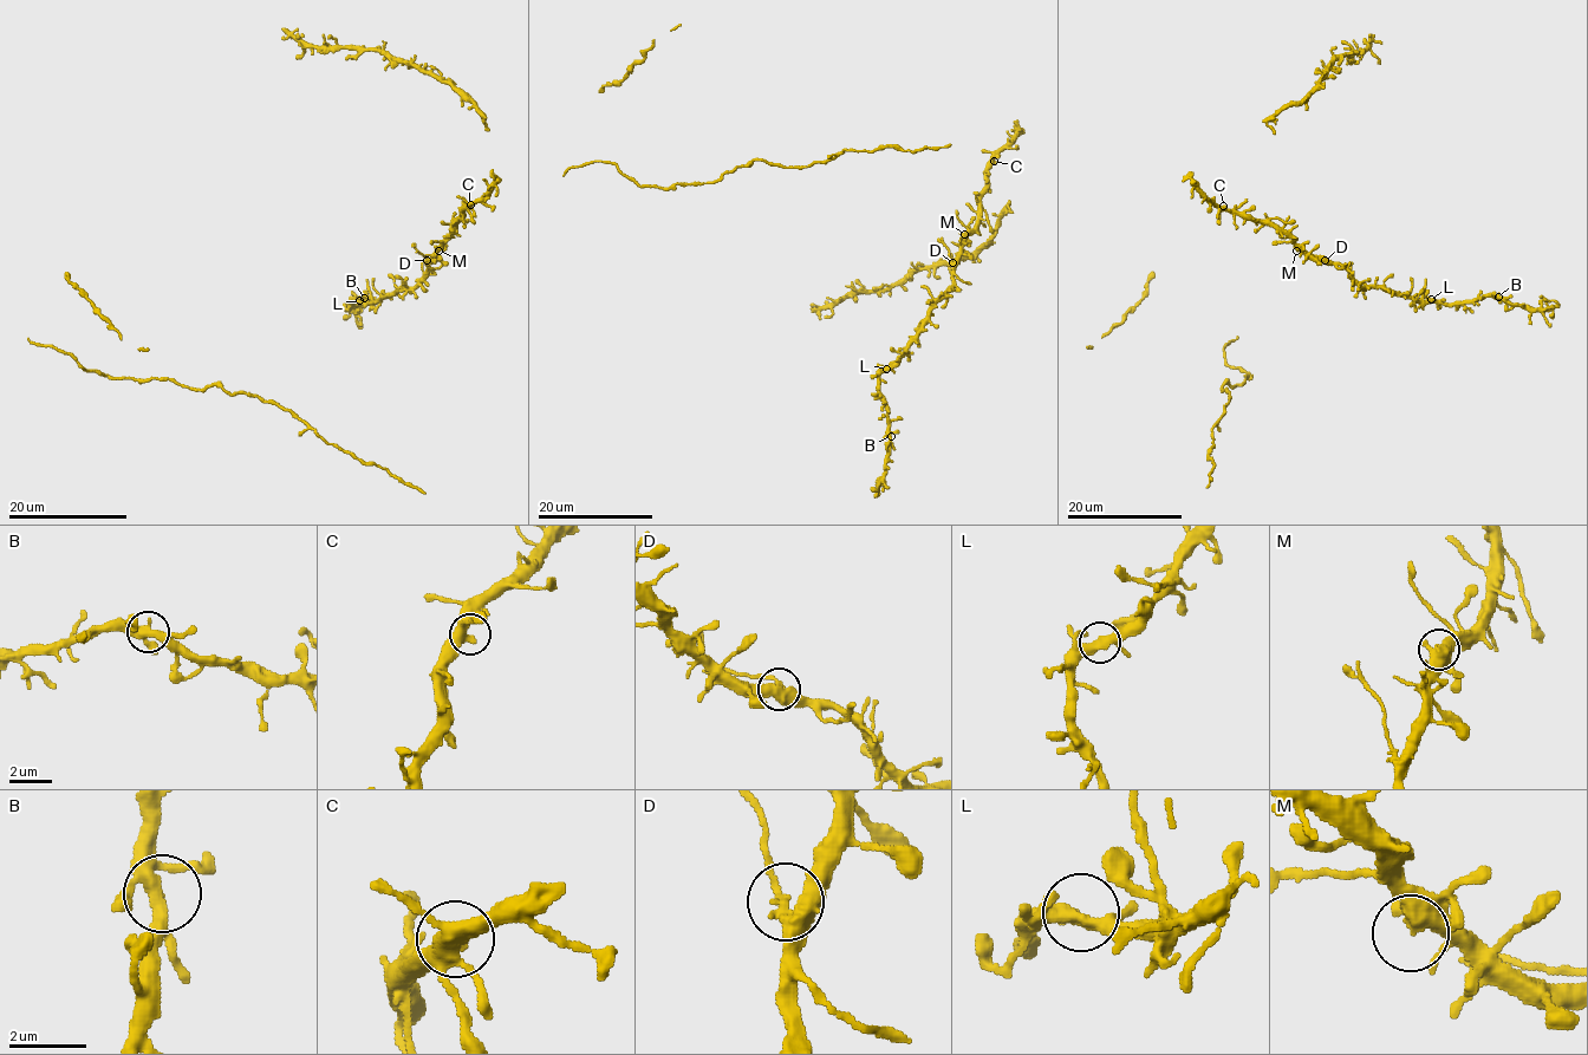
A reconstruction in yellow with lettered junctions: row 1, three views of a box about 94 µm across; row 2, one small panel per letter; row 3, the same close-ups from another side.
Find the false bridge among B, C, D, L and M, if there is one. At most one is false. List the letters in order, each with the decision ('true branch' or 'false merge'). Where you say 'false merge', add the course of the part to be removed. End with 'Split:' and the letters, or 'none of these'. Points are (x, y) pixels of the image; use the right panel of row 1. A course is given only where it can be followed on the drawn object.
B: true branch
C: true branch
D: false merge; course (1326, 259), (1309, 255), (1301, 243)
L: true branch
M: true branch
Split: D

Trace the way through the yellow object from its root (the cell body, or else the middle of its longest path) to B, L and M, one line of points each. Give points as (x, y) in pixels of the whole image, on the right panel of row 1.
B: (1348, 278), (1360, 285), (1385, 286), (1438, 304), (1498, 297)
L: (1348, 278), (1360, 285), (1385, 286), (1418, 299), (1431, 299)
M: (1348, 278), (1361, 286), (1340, 265), (1326, 264), (1296, 251)

